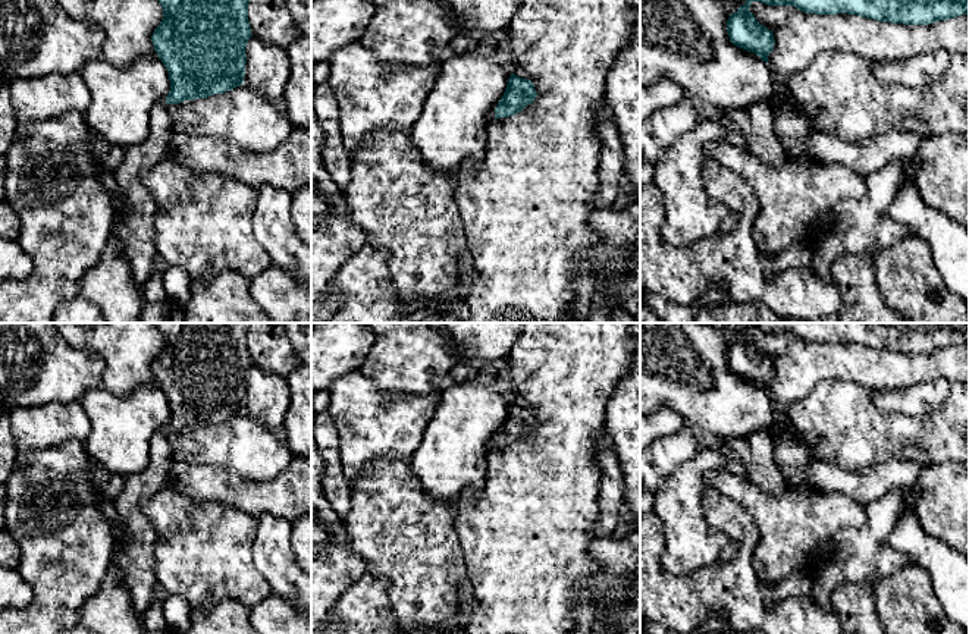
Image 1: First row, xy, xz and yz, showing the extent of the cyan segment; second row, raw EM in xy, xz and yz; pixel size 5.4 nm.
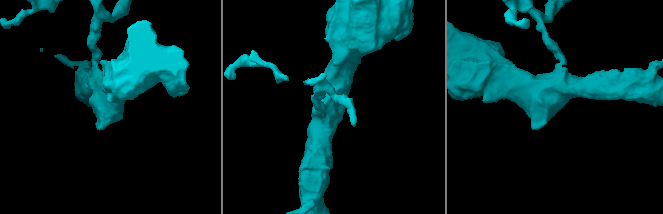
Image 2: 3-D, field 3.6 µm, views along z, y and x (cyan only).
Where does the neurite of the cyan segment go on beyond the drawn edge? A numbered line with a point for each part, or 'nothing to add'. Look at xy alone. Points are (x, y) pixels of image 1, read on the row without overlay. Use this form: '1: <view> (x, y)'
1: xy (137, 562)

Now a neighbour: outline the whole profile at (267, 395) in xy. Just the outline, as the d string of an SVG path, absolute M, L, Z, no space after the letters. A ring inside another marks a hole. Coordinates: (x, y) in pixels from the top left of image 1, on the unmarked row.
M251 365L245 377L244 412L273 430L283 426L289 407L289 385L282 376Z

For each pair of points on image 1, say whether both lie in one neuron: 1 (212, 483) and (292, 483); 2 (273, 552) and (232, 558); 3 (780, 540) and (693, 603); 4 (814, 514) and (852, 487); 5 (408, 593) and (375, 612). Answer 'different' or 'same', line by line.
1: same
2: different
3: different
4: different
5: different

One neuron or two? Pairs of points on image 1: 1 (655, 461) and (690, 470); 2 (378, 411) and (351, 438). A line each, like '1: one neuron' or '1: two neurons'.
1: two neurons
2: one neuron

